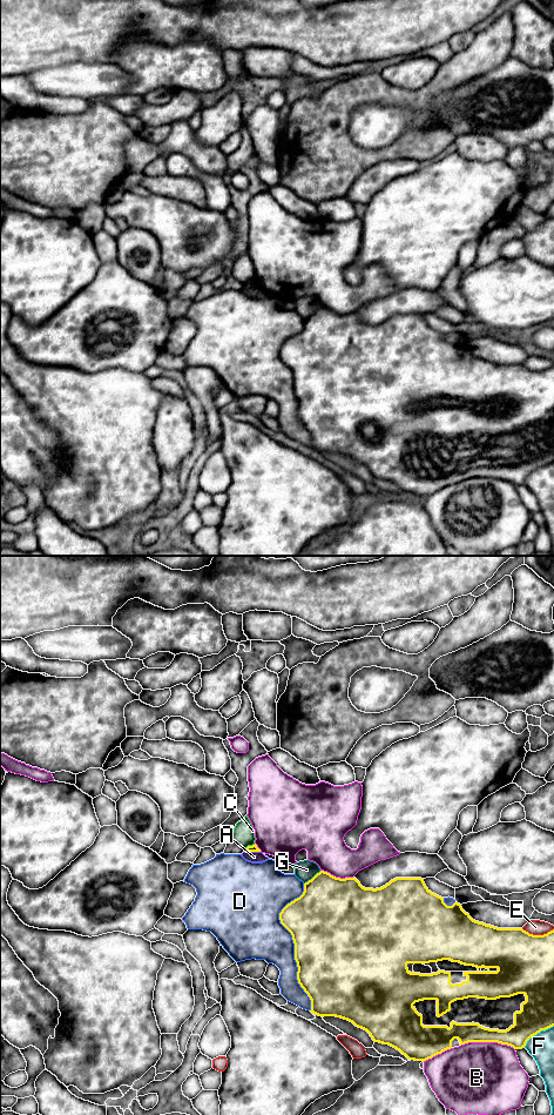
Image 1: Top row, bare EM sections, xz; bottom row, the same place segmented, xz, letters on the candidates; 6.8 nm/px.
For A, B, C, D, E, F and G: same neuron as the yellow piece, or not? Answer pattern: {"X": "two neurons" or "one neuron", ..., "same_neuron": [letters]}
{"A": "two neurons", "B": "two neurons", "C": "two neurons", "D": "two neurons", "E": "two neurons", "F": "two neurons", "G": "two neurons", "same_neuron": []}

